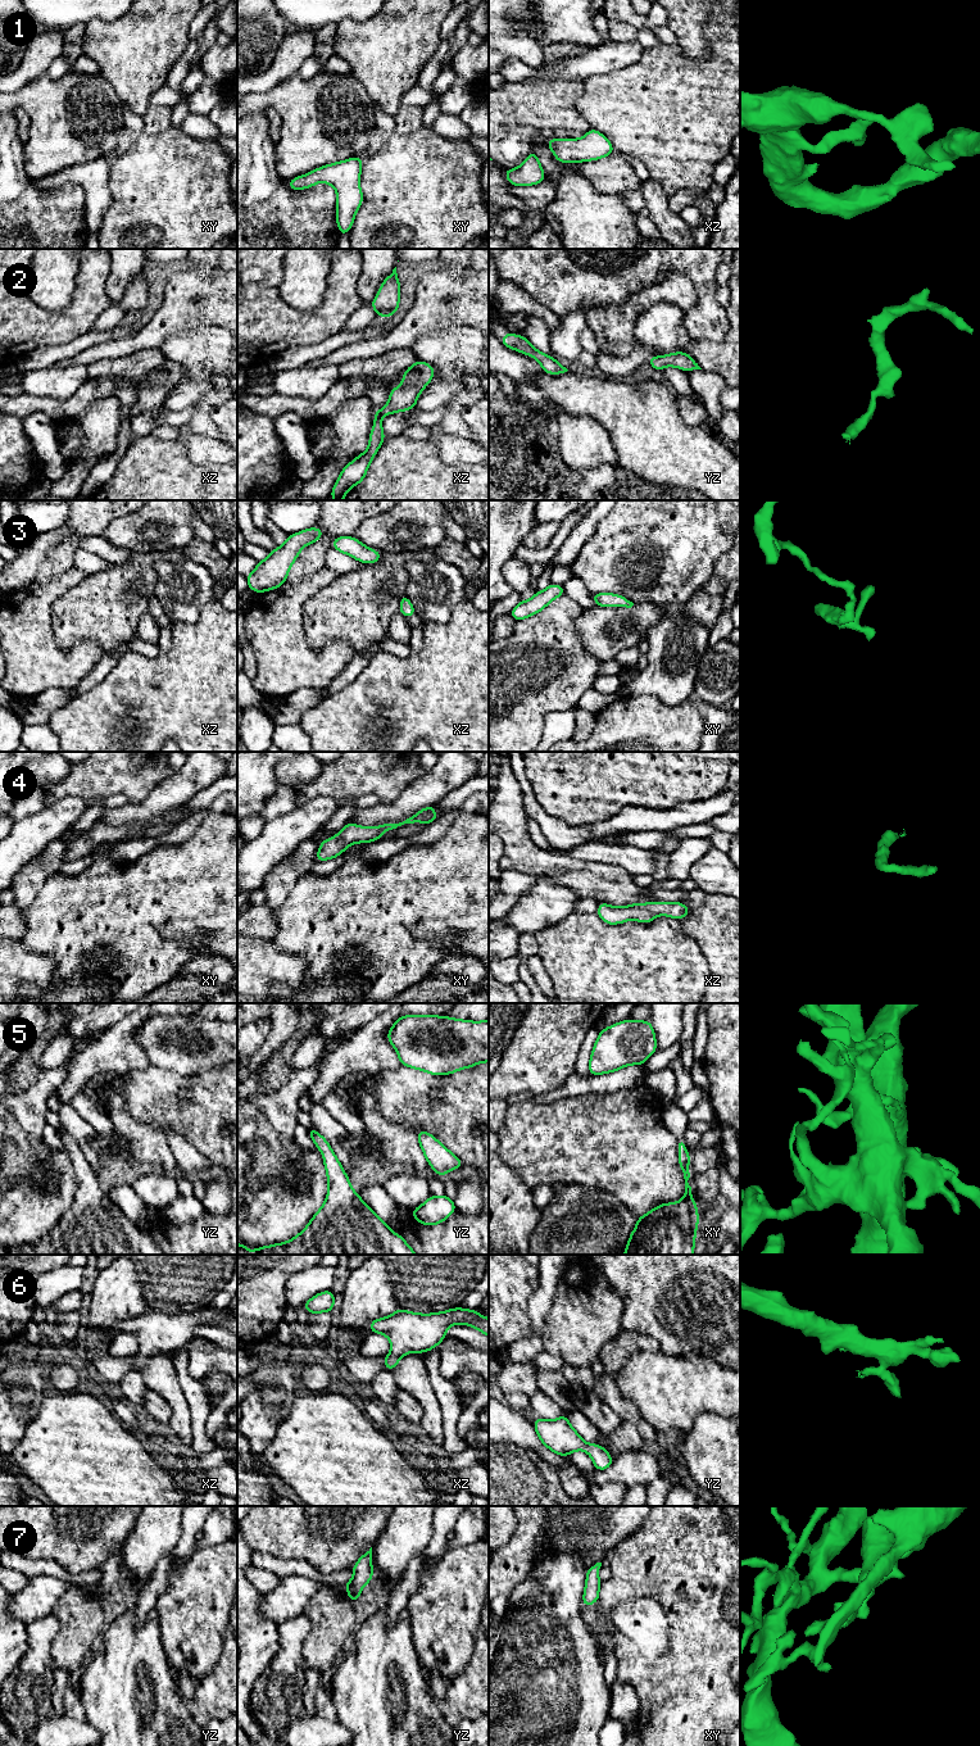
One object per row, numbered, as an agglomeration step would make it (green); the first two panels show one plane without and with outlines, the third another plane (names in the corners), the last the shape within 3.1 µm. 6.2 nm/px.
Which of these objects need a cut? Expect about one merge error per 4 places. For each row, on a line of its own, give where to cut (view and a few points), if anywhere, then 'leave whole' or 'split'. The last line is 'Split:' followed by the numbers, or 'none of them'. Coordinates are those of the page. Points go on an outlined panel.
1: no cut; leave whole
2: no cut; leave whole
3: no cut; leave whole
4: no cut; leave whole
5: no cut; leave whole
6: no cut; leave whole
7: no cut; leave whole
Split: none of them

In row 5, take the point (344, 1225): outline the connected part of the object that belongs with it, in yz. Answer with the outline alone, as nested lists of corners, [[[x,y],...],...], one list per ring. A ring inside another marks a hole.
[[[314,1126],[309,1137],[322,1152],[328,1179],[325,1203],[292,1239],[251,1255],[417,1255],[351,1188],[340,1161]]]

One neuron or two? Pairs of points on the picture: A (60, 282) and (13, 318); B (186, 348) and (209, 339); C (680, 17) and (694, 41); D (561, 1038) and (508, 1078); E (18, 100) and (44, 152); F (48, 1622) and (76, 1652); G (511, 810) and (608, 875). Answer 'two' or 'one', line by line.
A: two
B: one
C: one
D: one
E: one
F: two
G: one

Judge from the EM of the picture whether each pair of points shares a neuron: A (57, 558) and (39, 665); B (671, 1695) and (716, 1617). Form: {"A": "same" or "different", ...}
{"A": "different", "B": "same"}

